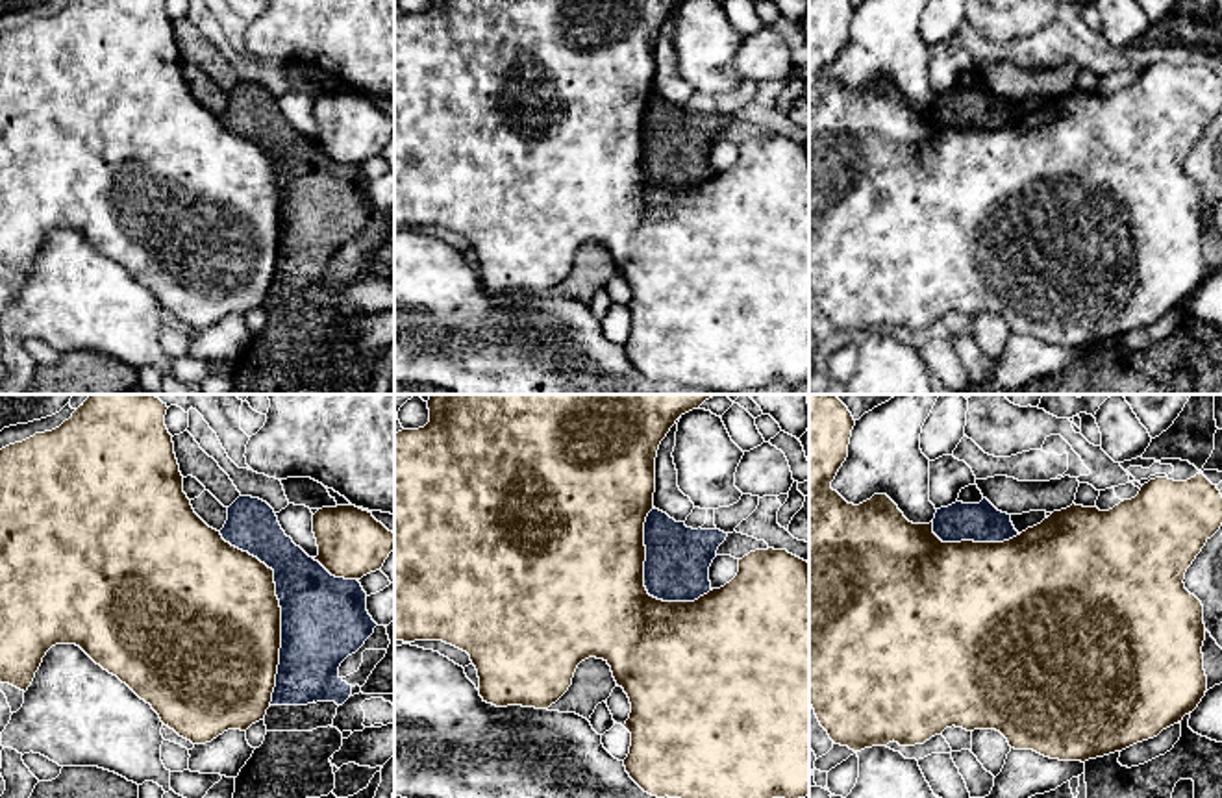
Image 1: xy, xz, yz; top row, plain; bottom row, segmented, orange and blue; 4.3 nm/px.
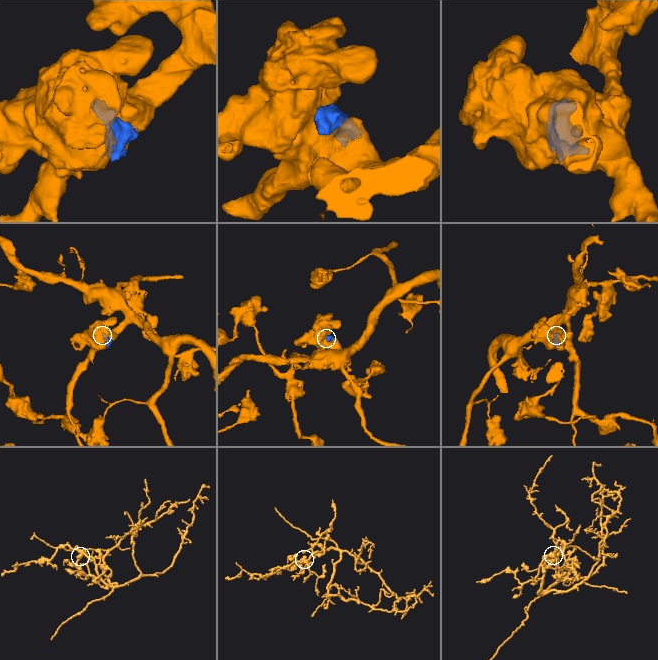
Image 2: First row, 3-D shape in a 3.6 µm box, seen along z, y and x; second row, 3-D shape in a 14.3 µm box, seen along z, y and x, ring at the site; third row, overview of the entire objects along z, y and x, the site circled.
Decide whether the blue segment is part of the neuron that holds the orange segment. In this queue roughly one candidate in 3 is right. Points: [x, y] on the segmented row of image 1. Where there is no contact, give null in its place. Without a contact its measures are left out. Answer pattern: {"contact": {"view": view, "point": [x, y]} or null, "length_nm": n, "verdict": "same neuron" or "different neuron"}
{"contact": {"view": "xy", "point": [280, 610]}, "length_nm": 800, "verdict": "different neuron"}

